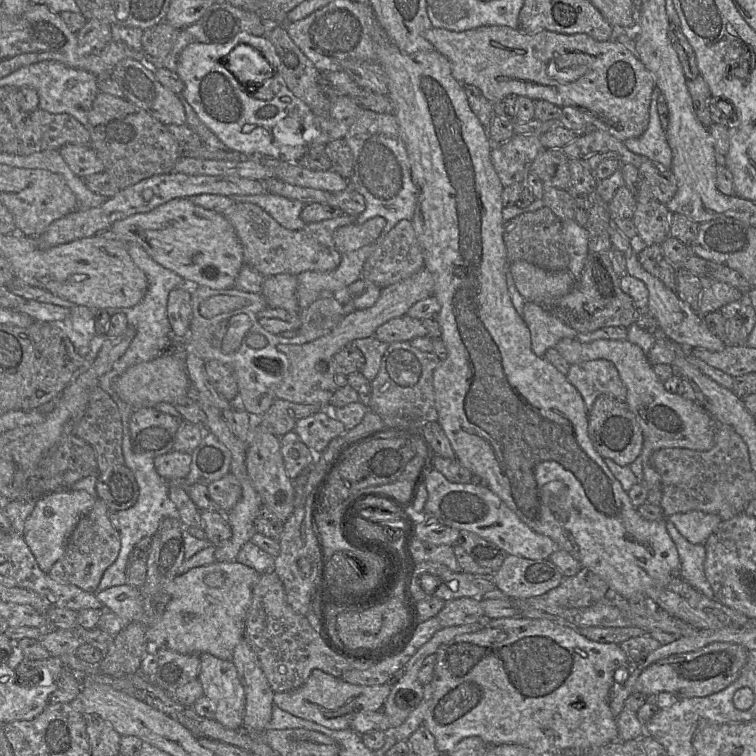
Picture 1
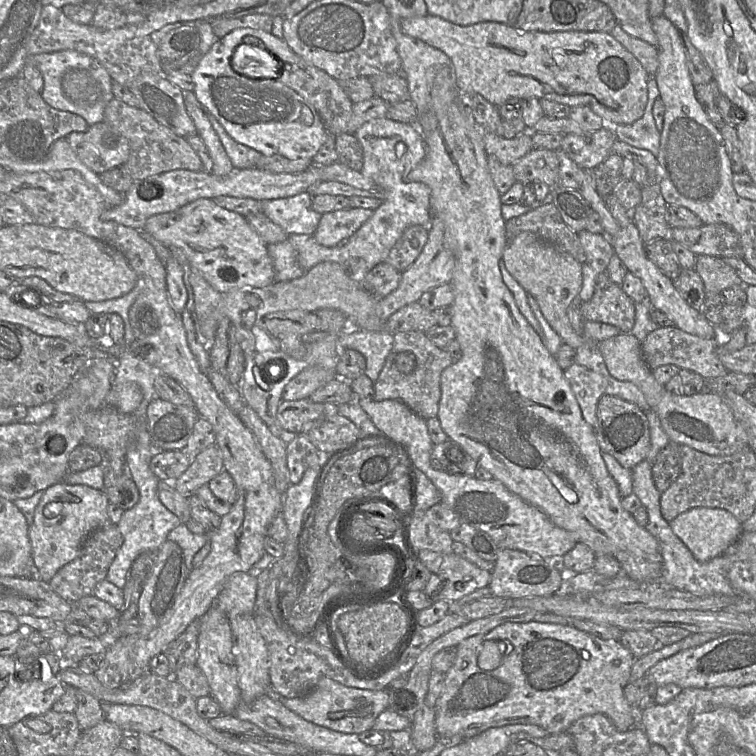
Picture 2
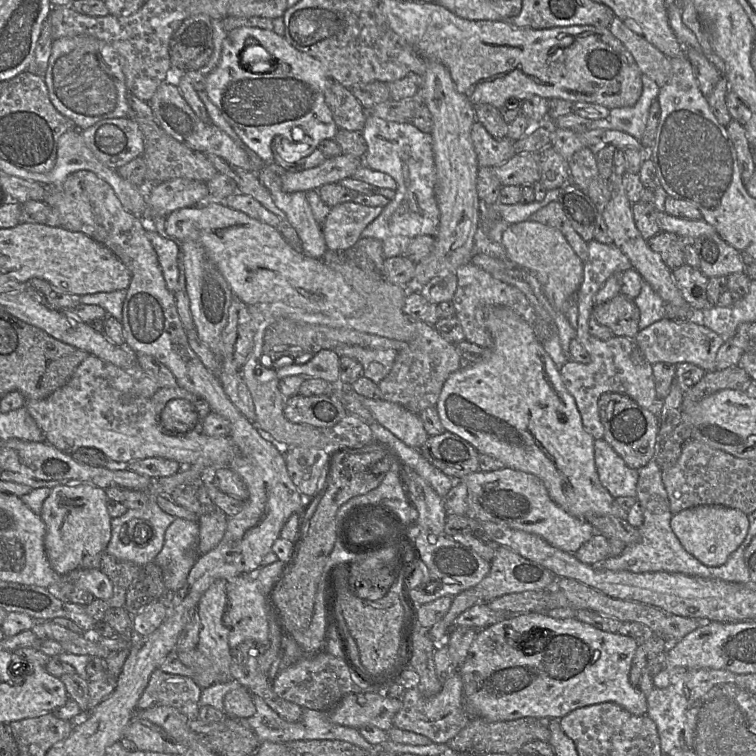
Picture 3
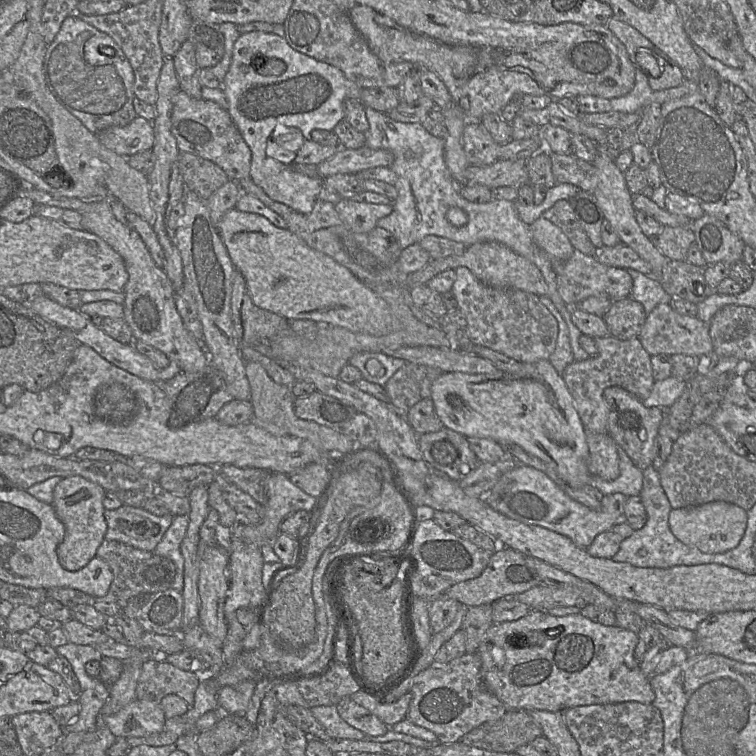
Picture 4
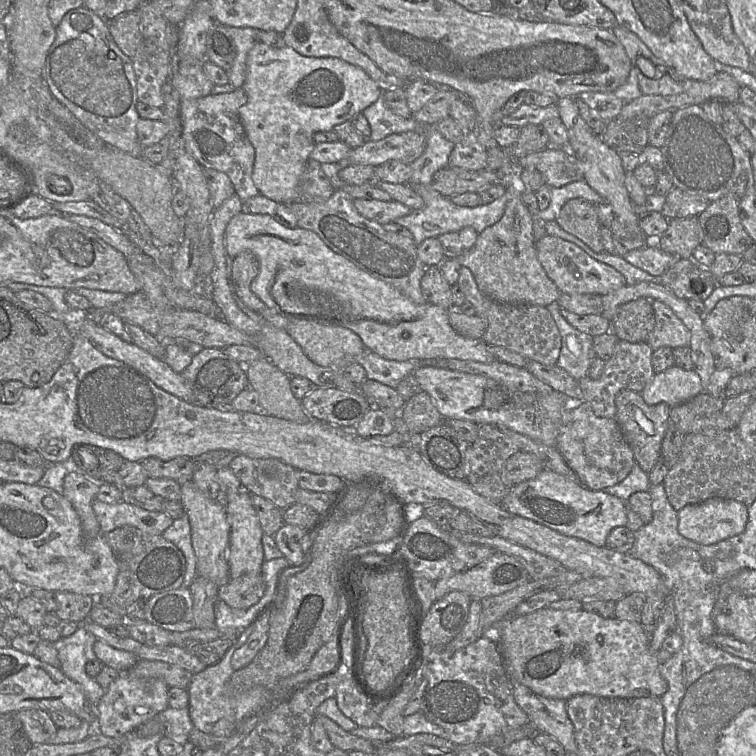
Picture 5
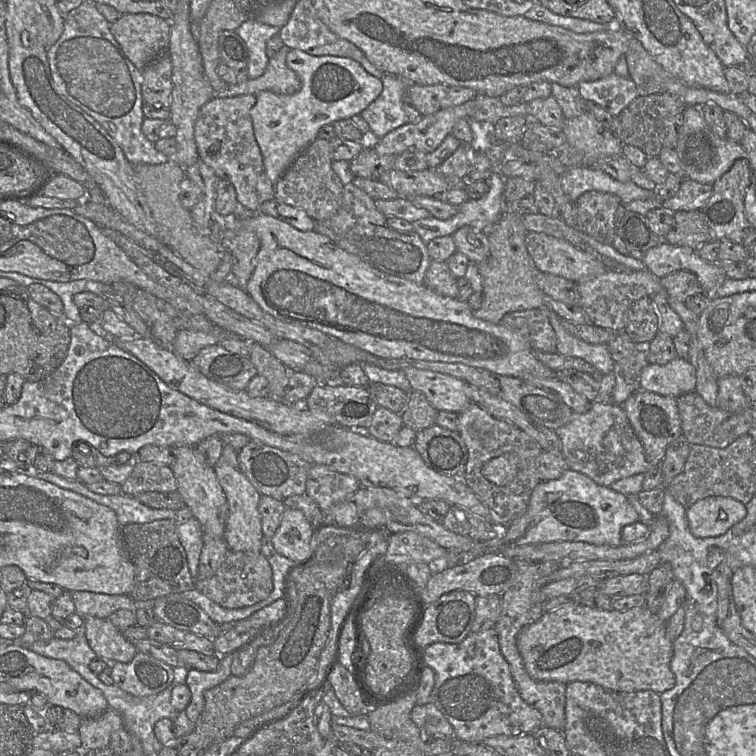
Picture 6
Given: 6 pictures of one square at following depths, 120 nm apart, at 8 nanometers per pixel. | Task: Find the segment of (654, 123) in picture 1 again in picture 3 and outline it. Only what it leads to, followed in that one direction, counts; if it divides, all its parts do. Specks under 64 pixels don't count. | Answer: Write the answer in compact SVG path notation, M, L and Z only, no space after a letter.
M647 75L641 76L643 90L642 94L634 106L609 109L609 121L613 124L613 130L626 132L627 134L640 140L642 137L651 103L658 97L660 87Z

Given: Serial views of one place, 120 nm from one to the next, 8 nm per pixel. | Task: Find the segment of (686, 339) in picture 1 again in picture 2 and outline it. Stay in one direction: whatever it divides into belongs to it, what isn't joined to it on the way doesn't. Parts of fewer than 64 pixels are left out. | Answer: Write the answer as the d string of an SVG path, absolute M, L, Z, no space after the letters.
M634 222L621 227L619 232L611 237L611 244L615 254L625 264L627 270L638 277L647 291L652 308L666 314L674 323L674 326L704 339L714 339L716 327L714 327L704 315L690 306L677 290L675 283L667 277L651 260L645 251L645 243L642 241Z

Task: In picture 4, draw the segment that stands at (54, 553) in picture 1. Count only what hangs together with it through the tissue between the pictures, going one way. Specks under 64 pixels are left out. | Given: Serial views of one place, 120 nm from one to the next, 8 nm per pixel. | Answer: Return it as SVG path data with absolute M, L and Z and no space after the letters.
M80 476L63 478L56 485L52 506L66 528L65 537L57 548L58 560L64 569L80 570L96 556L107 532L103 506L105 493L103 487Z

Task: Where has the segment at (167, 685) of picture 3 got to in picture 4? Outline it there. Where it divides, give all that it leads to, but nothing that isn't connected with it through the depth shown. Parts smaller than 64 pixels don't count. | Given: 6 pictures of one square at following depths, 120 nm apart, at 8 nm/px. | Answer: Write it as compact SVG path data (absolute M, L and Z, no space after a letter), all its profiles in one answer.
M151 658L142 665L136 698L161 701L166 695L175 694L185 700L189 708L193 705L201 678L198 673L179 669L165 660Z

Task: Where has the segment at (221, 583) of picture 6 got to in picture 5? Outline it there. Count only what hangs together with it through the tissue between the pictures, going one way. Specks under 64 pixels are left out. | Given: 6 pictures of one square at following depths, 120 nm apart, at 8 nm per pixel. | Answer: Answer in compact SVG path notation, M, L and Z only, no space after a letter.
M261 573L245 574L230 579L218 588L218 599L235 609L248 609L255 605L264 595L266 583Z

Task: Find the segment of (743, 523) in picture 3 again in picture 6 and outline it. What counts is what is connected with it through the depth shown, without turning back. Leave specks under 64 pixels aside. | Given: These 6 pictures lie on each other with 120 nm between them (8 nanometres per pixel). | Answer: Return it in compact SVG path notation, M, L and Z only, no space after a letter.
M723 496L698 500L686 510L691 533L697 538L718 537L742 521L747 514L746 505Z

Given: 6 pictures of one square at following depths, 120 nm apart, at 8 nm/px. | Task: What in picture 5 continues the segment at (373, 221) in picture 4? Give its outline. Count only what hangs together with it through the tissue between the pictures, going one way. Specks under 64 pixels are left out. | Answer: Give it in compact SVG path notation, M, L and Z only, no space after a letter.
M354 199L353 203L362 216L381 225L394 222L397 218L408 215L413 210L393 199L390 201Z

